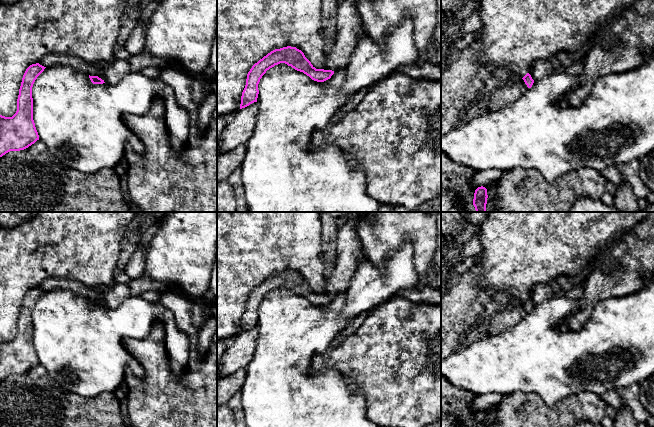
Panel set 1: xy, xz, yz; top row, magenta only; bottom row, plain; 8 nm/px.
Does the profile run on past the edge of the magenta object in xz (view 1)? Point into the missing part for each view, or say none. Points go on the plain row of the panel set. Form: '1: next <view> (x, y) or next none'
1: next none

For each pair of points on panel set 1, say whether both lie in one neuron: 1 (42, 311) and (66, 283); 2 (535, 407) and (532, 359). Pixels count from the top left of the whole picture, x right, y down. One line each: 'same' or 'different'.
1: different
2: different

